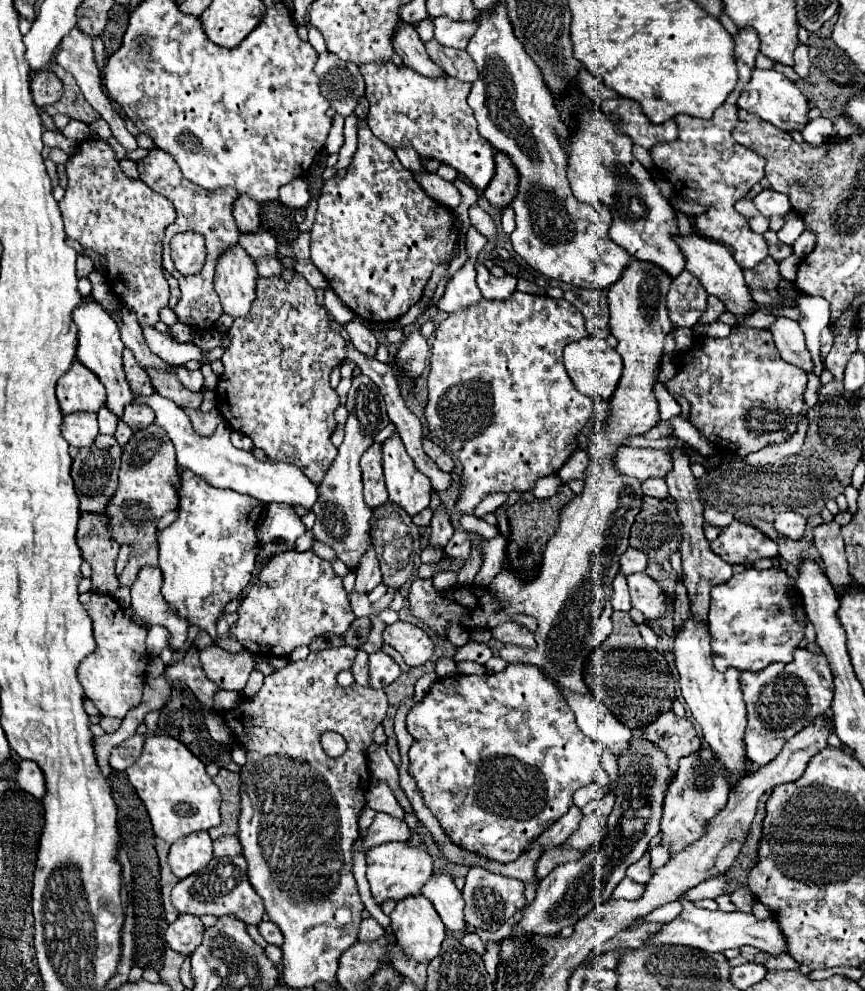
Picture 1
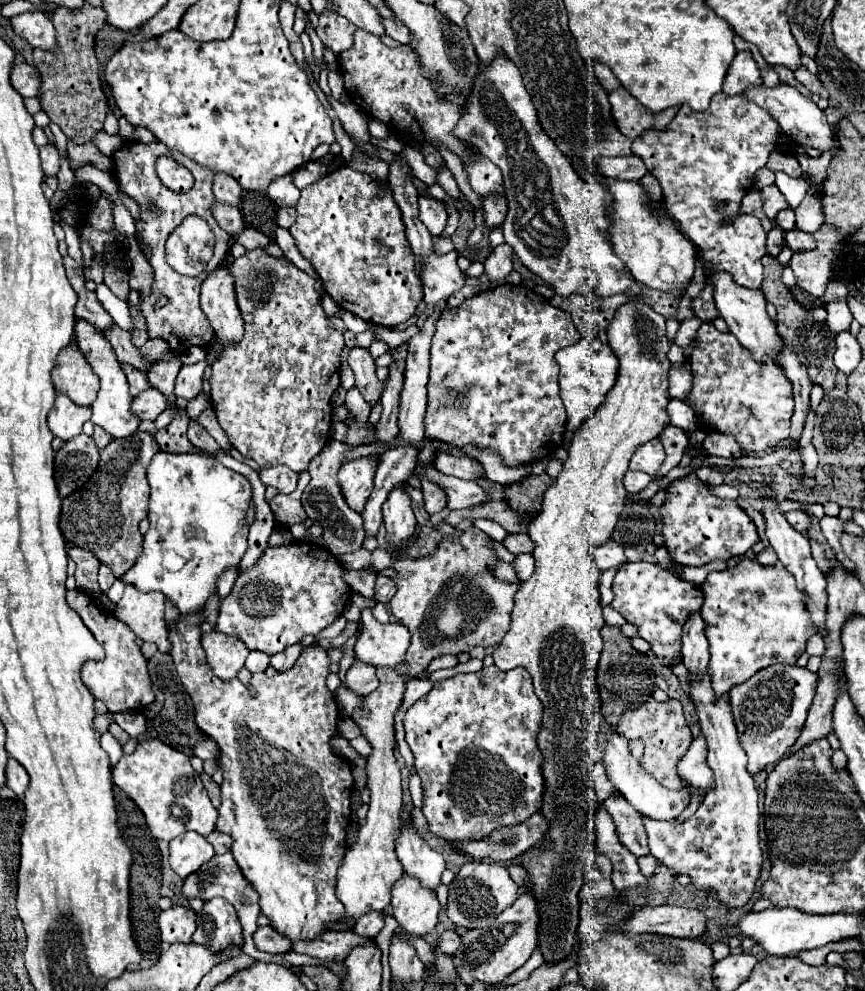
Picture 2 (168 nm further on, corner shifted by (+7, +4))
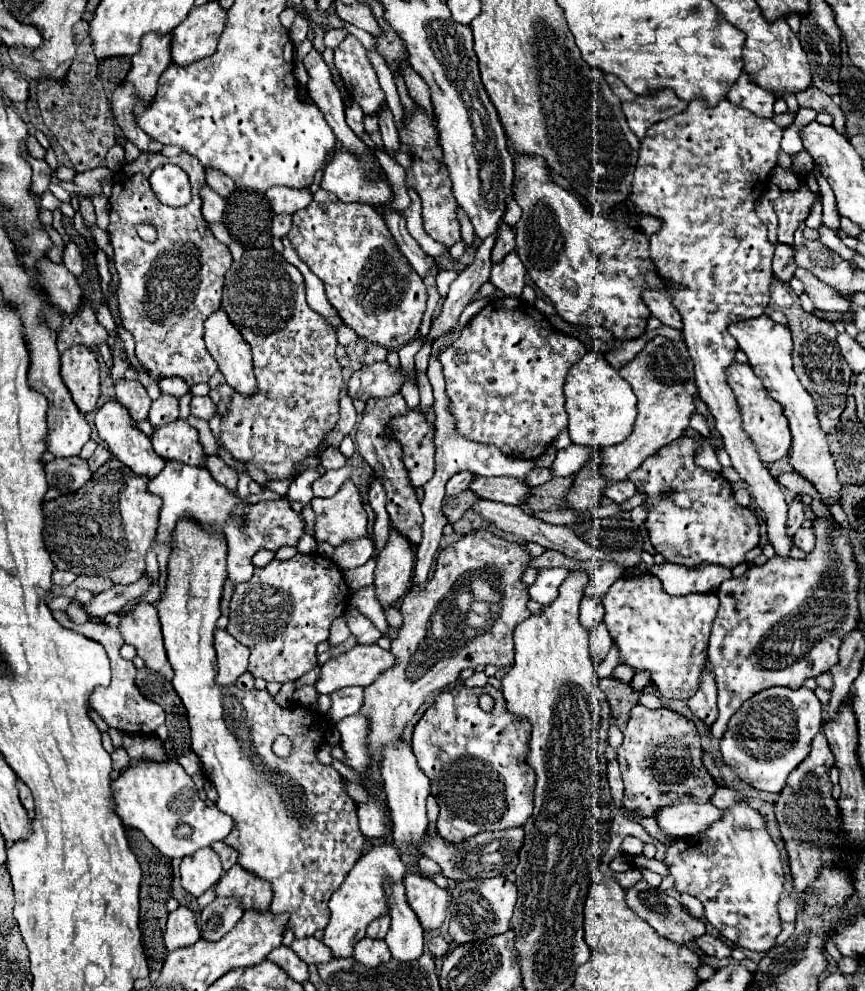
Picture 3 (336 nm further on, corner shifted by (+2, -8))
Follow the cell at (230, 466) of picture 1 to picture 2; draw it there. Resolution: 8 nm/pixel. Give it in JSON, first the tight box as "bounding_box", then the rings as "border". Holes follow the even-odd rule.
{"bounding_box":[259,466,299,494],"border":[[[275,466],[275,468],[263,468],[259,472],[259,478],[265,486],[273,486],[281,494],[291,494],[297,488],[299,474],[289,470],[287,466]]]}

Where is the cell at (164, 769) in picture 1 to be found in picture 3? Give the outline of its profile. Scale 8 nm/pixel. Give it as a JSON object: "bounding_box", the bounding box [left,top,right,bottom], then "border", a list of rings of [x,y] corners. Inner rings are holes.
{"bounding_box":[112,760,234,858],"border":[[[174,760],[160,764],[136,762],[128,766],[112,782],[112,792],[116,796],[116,812],[122,824],[142,830],[144,836],[168,858],[184,858],[200,848],[208,848],[212,842],[224,840],[234,826],[234,820],[228,814],[222,814],[216,805],[206,806],[200,800],[194,780]]]}

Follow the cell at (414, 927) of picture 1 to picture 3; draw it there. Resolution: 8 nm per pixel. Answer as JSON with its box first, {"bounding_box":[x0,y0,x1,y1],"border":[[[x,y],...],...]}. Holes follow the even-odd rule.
{"bounding_box":[404,874,448,932],"border":[[[406,874],[404,886],[408,894],[408,904],[418,916],[422,928],[426,932],[438,930],[446,920],[448,892],[420,874]]]}

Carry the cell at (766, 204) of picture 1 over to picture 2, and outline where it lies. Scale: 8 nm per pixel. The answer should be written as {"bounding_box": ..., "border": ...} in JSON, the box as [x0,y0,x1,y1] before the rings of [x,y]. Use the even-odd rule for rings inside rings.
{"bounding_box":[761,184,789,222],"border":[[[775,184],[763,188],[761,192],[763,192],[763,202],[765,202],[765,204],[763,204],[763,210],[765,210],[765,214],[769,216],[769,220],[775,222],[777,214],[779,214],[781,210],[789,208],[789,204],[787,204],[787,200],[783,198],[783,194],[779,192],[779,188],[777,188]]]}

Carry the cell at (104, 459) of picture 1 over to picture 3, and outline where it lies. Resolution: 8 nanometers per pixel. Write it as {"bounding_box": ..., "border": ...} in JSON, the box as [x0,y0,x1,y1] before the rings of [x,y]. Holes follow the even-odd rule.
{"bounding_box":[44,456,92,500],"border":[[[80,456],[56,458],[46,464],[46,476],[48,492],[44,500],[54,500],[56,496],[64,496],[82,488],[92,478],[92,470],[88,468],[88,460]]]}

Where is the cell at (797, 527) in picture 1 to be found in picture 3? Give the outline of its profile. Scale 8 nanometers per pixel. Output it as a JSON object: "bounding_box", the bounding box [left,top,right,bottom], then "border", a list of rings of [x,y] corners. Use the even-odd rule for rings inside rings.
{"bounding_box":[794,528,816,552],"border":[[[800,528],[798,534],[796,534],[796,538],[794,538],[794,544],[796,544],[800,550],[810,552],[810,550],[814,548],[814,544],[816,544],[816,536],[814,536],[812,528]]]}

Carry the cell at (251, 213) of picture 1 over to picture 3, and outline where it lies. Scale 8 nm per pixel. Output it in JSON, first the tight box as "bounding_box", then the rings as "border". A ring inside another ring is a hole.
{"bounding_box":[206,168,236,198],"border":[[[212,168],[206,170],[206,184],[214,192],[218,192],[222,198],[228,198],[232,194],[232,188],[236,188],[234,182],[232,182],[232,178],[228,178],[226,174],[222,174],[218,170],[212,170]]]}

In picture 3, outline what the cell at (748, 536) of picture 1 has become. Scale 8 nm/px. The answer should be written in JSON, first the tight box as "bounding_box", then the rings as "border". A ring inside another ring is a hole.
{"bounding_box":[628,436,758,568],"border":[[[680,436],[672,444],[660,448],[650,456],[628,480],[632,480],[640,492],[646,492],[646,504],[650,506],[646,528],[650,542],[666,562],[686,568],[698,568],[700,564],[720,564],[734,568],[746,560],[746,552],[758,546],[758,520],[756,516],[738,506],[732,496],[732,486],[718,472],[708,472],[694,464],[694,452],[698,444],[692,438]],[[674,490],[668,500],[662,500],[662,492]]]}

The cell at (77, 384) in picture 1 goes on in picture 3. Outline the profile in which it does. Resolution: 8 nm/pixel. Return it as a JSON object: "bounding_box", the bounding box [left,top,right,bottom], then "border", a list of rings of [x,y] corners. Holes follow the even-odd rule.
{"bounding_box":[60,346,100,414],"border":[[[86,346],[68,348],[60,358],[60,376],[82,414],[96,408],[100,398],[100,368],[96,354]]]}

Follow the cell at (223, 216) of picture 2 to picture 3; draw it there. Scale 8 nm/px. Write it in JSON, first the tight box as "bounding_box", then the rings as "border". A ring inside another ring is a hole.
{"bounding_box":[202,188,226,224],"border":[[[202,188],[202,214],[210,224],[224,224],[224,204],[226,200],[220,198],[212,188]]]}

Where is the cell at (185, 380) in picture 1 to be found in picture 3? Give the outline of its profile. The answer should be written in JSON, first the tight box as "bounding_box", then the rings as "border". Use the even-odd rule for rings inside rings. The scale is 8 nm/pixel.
{"bounding_box":[190,396,216,420],"border":[[[194,396],[190,402],[190,414],[202,420],[210,420],[216,414],[216,404],[210,400],[210,396]]]}

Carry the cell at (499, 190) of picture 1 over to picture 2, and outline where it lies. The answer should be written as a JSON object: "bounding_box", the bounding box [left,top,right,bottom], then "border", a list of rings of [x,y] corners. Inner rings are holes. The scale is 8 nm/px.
{"bounding_box":[483,196,507,228],"border":[[[489,196],[483,200],[483,212],[485,212],[485,226],[487,228],[499,228],[507,216],[507,202],[499,200],[497,196]]]}

